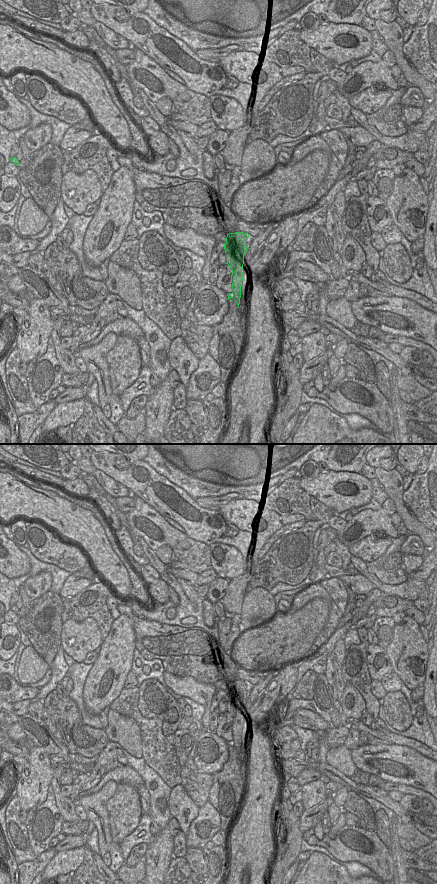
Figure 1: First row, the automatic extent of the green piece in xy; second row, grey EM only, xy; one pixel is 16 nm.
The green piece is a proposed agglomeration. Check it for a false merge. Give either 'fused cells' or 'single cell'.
fused cells

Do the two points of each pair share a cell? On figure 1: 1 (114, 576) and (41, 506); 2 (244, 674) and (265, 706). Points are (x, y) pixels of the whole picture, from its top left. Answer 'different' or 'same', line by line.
1: same
2: different

